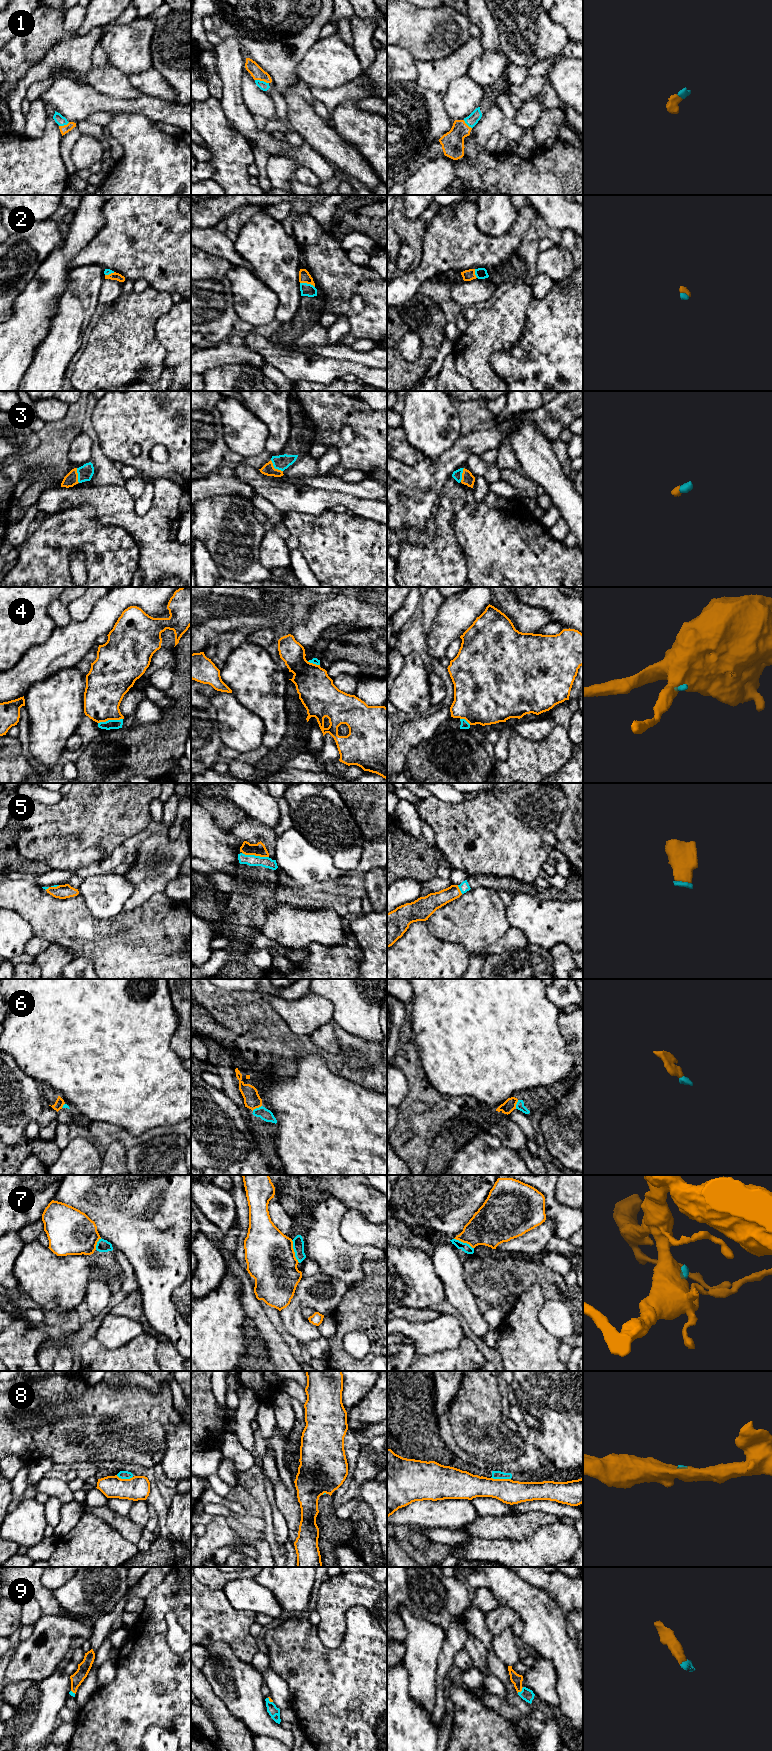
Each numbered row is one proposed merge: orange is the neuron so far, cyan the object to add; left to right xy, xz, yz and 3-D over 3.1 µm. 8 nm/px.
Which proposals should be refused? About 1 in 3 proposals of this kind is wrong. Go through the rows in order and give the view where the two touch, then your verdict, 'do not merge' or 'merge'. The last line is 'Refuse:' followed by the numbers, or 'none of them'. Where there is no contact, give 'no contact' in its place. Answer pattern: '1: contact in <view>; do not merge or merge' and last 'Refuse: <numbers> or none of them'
1: contact in xz; merge
2: contact in xz; merge
3: contact in xz; merge
4: contact in xy; do not merge
5: contact in xz; merge
6: contact in xz; merge
7: contact in xz; do not merge
8: contact in yz; do not merge
9: contact in yz; merge
Refuse: 4, 7, 8

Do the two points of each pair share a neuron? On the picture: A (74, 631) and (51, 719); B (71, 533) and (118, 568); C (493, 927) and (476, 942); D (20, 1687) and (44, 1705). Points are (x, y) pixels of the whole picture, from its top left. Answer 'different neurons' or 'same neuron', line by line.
A: different neurons
B: same neuron
C: same neuron
D: different neurons

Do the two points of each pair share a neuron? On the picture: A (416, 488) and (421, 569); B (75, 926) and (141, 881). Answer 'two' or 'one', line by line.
A: two
B: two

